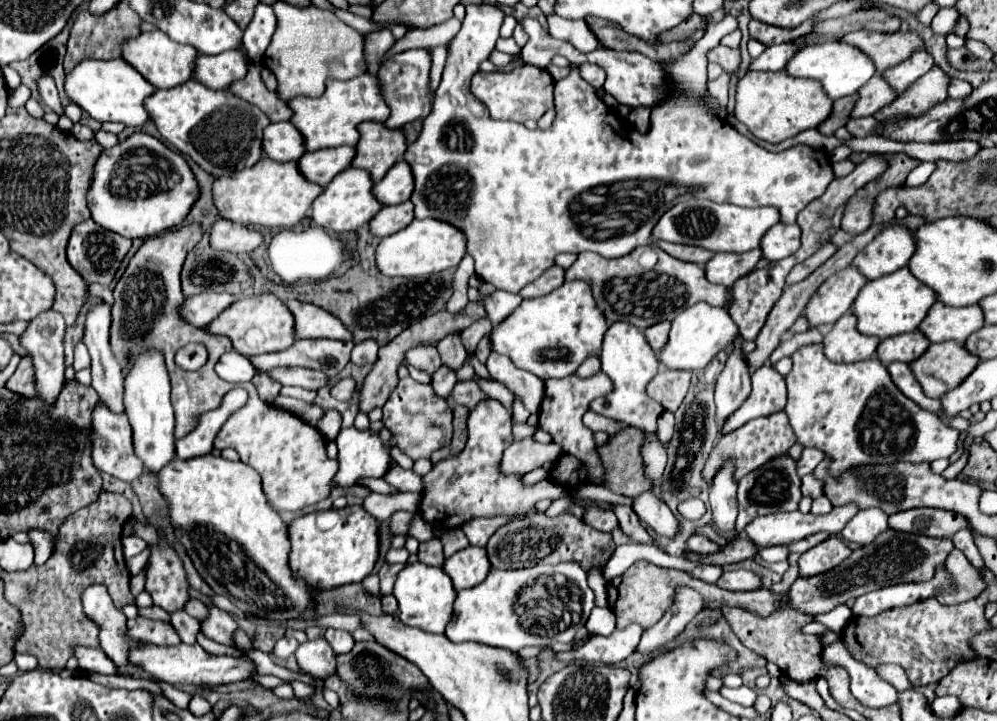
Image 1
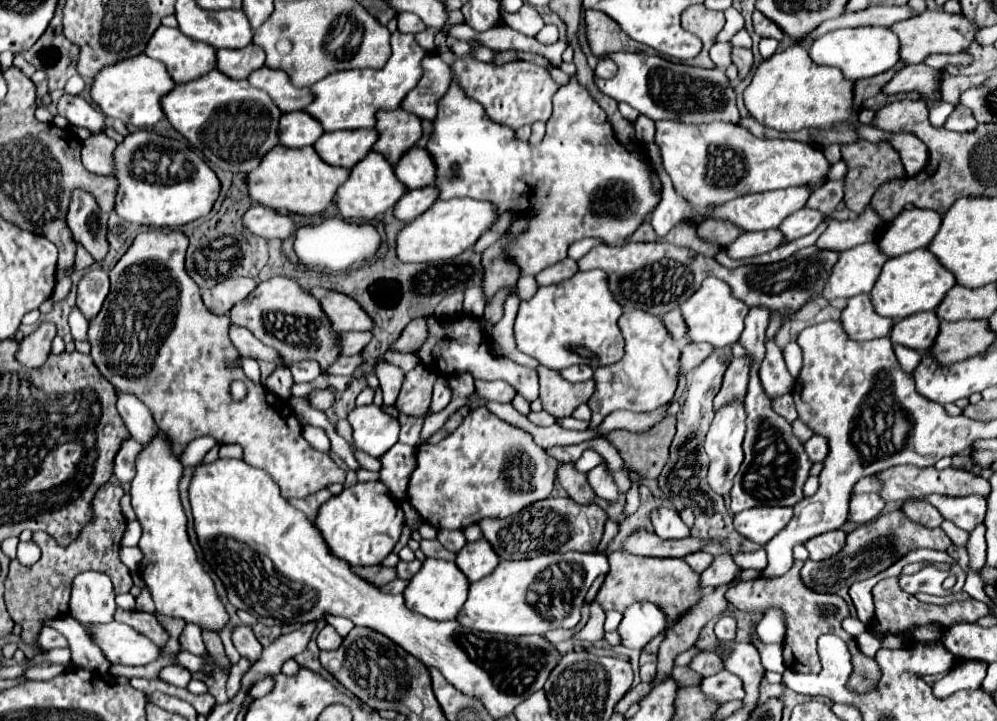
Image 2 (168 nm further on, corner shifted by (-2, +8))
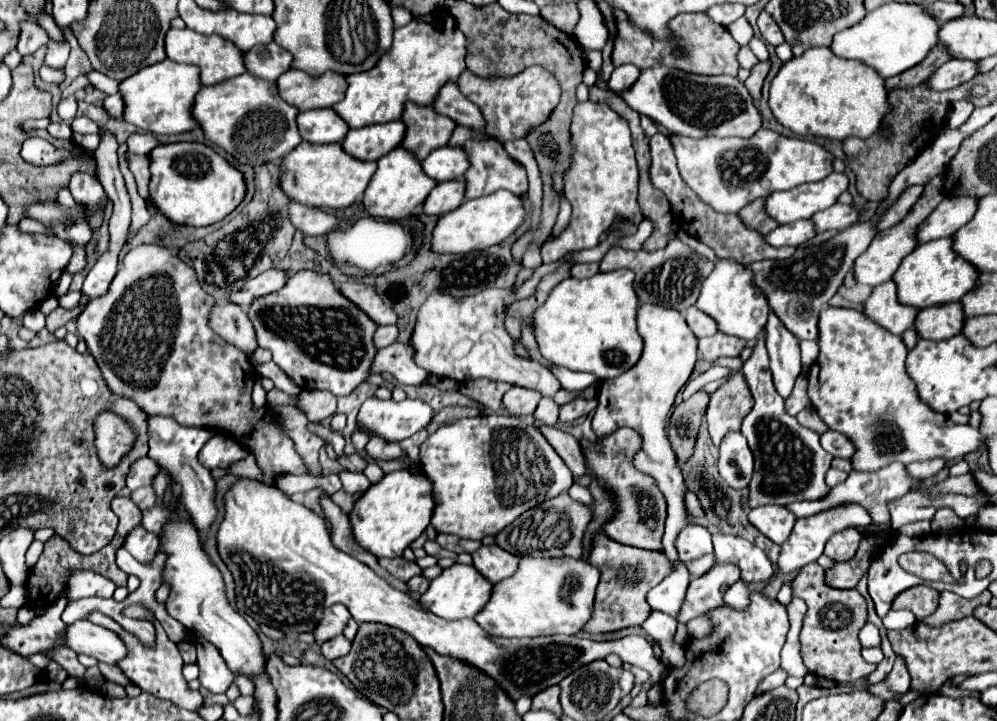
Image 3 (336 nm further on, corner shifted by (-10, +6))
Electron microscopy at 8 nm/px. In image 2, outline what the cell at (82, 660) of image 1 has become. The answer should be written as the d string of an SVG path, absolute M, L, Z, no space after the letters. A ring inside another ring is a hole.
M53 628L41 630L41 634L39 634L39 644L41 644L41 648L47 648L47 650L51 650L51 648L67 648L67 646L69 646L67 638L65 638L61 632L53 630Z

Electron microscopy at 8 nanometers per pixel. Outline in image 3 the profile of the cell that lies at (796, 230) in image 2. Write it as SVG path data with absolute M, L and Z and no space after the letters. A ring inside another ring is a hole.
M837 202L831 208L817 212L811 220L815 222L817 232L825 232L825 230L845 230L851 224L855 224L859 216L861 212L855 206L843 206Z

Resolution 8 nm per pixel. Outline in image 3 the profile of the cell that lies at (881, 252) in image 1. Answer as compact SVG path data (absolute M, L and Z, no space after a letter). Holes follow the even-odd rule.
M945 196L943 202L919 226L919 242L953 236L963 224L973 218L973 214L977 212L977 204L979 198L973 196Z

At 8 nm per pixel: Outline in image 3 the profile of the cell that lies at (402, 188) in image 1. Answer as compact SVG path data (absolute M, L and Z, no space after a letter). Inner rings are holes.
M441 146L433 150L421 164L427 176L437 182L445 182L463 178L469 168L469 158L463 146Z

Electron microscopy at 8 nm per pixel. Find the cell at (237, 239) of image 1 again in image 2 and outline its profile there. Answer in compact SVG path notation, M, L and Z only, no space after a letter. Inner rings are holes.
M251 206L241 216L243 228L259 238L287 238L293 230L293 222L287 216L277 214L275 210L269 210L265 206Z

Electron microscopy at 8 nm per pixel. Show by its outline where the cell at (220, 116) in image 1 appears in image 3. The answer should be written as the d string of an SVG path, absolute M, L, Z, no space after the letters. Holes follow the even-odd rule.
M249 72L201 88L193 106L193 116L199 120L207 140L223 148L239 164L251 166L263 164L265 160L277 160L277 156L285 156L301 144L297 114L299 110L279 96L275 82L261 80L253 74L249 76Z

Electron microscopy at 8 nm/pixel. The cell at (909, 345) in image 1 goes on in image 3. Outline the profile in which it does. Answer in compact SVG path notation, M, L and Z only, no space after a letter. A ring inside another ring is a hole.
M961 302L923 308L915 320L915 330L927 340L947 340L963 330L965 314Z

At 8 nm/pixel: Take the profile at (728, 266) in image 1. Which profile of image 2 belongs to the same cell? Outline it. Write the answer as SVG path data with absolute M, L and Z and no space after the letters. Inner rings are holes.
M765 230L765 232L753 232L753 234L741 234L733 244L729 244L727 256L733 260L743 260L759 254L767 254L773 248L777 248L783 242L783 236L779 230Z

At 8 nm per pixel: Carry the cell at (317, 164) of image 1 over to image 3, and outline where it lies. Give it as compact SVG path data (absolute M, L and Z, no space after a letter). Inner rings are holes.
M401 120L389 124L375 124L369 128L349 130L341 142L345 152L359 160L379 160L387 152L401 146L405 138L405 124Z

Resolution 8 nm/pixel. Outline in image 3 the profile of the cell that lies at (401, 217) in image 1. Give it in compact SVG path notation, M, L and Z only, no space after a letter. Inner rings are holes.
M465 180L439 182L425 200L427 214L447 214L453 208L459 208L465 200Z

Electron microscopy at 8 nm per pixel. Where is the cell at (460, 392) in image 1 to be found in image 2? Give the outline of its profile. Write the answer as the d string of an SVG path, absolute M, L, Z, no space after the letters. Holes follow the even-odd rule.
M475 380L475 392L481 394L481 398L493 402L511 402L513 396L517 394L513 386L509 386L507 382L485 382L485 380Z

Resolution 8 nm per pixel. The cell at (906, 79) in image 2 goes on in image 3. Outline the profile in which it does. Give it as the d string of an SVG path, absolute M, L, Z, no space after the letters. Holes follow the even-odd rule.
M955 58L955 60L943 64L939 70L935 70L935 74L931 74L929 86L933 90L949 90L949 88L955 88L955 86L969 82L977 74L979 74L977 62Z

